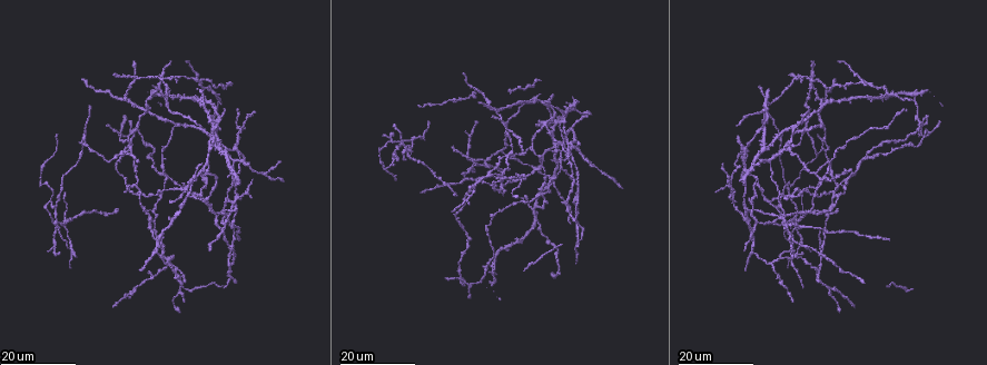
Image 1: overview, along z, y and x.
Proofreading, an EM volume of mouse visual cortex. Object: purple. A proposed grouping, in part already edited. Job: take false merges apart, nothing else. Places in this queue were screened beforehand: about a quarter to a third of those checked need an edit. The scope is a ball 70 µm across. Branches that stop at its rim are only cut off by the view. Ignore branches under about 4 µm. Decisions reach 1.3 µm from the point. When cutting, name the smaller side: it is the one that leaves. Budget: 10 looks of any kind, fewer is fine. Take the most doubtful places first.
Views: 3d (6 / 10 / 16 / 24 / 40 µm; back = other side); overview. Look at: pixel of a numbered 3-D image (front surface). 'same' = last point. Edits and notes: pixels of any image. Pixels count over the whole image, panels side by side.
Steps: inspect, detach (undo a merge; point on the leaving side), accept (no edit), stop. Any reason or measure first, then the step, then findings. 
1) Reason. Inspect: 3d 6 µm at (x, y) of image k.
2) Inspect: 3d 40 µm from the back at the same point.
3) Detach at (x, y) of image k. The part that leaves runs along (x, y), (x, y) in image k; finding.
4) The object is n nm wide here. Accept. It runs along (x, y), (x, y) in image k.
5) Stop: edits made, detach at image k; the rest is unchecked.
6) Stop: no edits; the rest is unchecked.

Inspect: 3d 16 µm at (156, 239) of image 1.

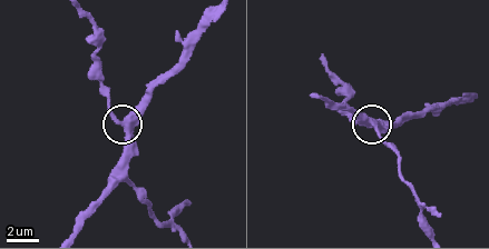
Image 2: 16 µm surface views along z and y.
Inspect: 3d 10 µm at (120, 124) of image 2.

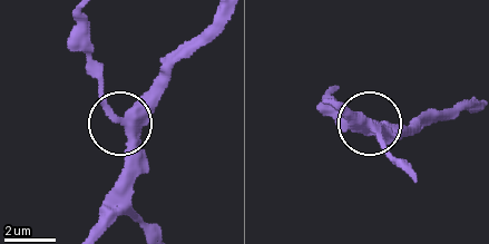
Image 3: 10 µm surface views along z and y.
Accept. It runs along (219, 21), (124, 117), (124, 211) in image 3; all the same cell.

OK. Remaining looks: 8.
Four-way junction. Inspect: 3d 16 µm at (792, 222) of image 1.

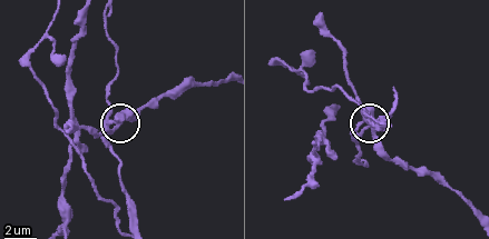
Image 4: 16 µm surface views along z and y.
Inspect: 3d 6 µm at (360, 123) of image 4.

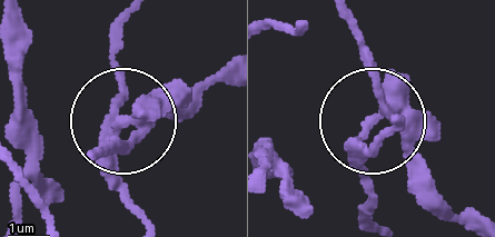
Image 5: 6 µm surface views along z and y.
The object is 300 nm wide here. Detach at (355, 149) of image 5. Two cells meet here.

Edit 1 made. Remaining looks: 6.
Arms part here. Inspect: 3d 24 µm at (467, 286) of image 1.

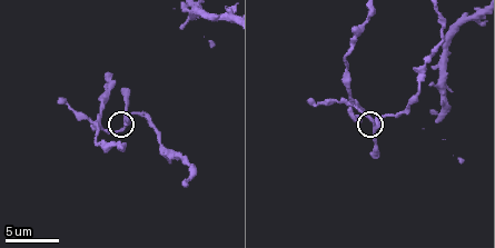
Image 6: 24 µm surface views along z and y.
Inspect: 3d 6 µm at (375, 122) of image 6.

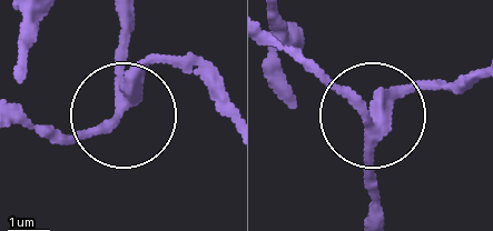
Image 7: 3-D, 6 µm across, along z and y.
Inspect: 3d 6 µm from the back at (365, 115) of image 7.

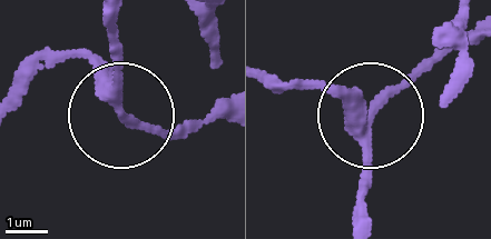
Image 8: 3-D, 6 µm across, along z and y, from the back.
3 arms meet here. Accept. It runs along (120, 109), (64, 49) in image 8; continuous, no second cell.

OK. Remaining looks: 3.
Side arm on a straight run. Inspect: 3d 16 µm at (476, 163) of image 1.

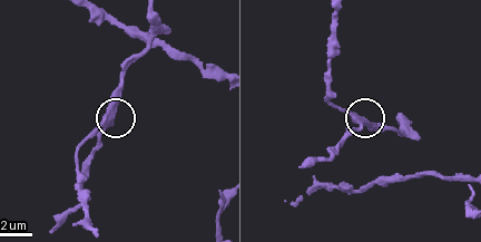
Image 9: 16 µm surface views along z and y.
Zoom in. Inspect: 3d 6 µm at (106, 125) of image 9.

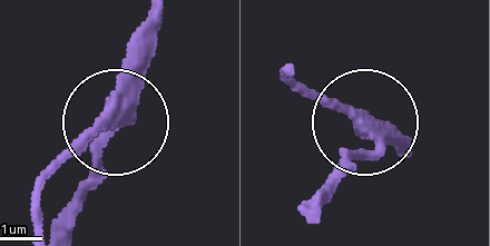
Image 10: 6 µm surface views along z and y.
The object is 360 nm wide here. Accept. Continuous, no second cell.

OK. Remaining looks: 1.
Stop: edits made, detach at image 5; the rest is unchecked.

